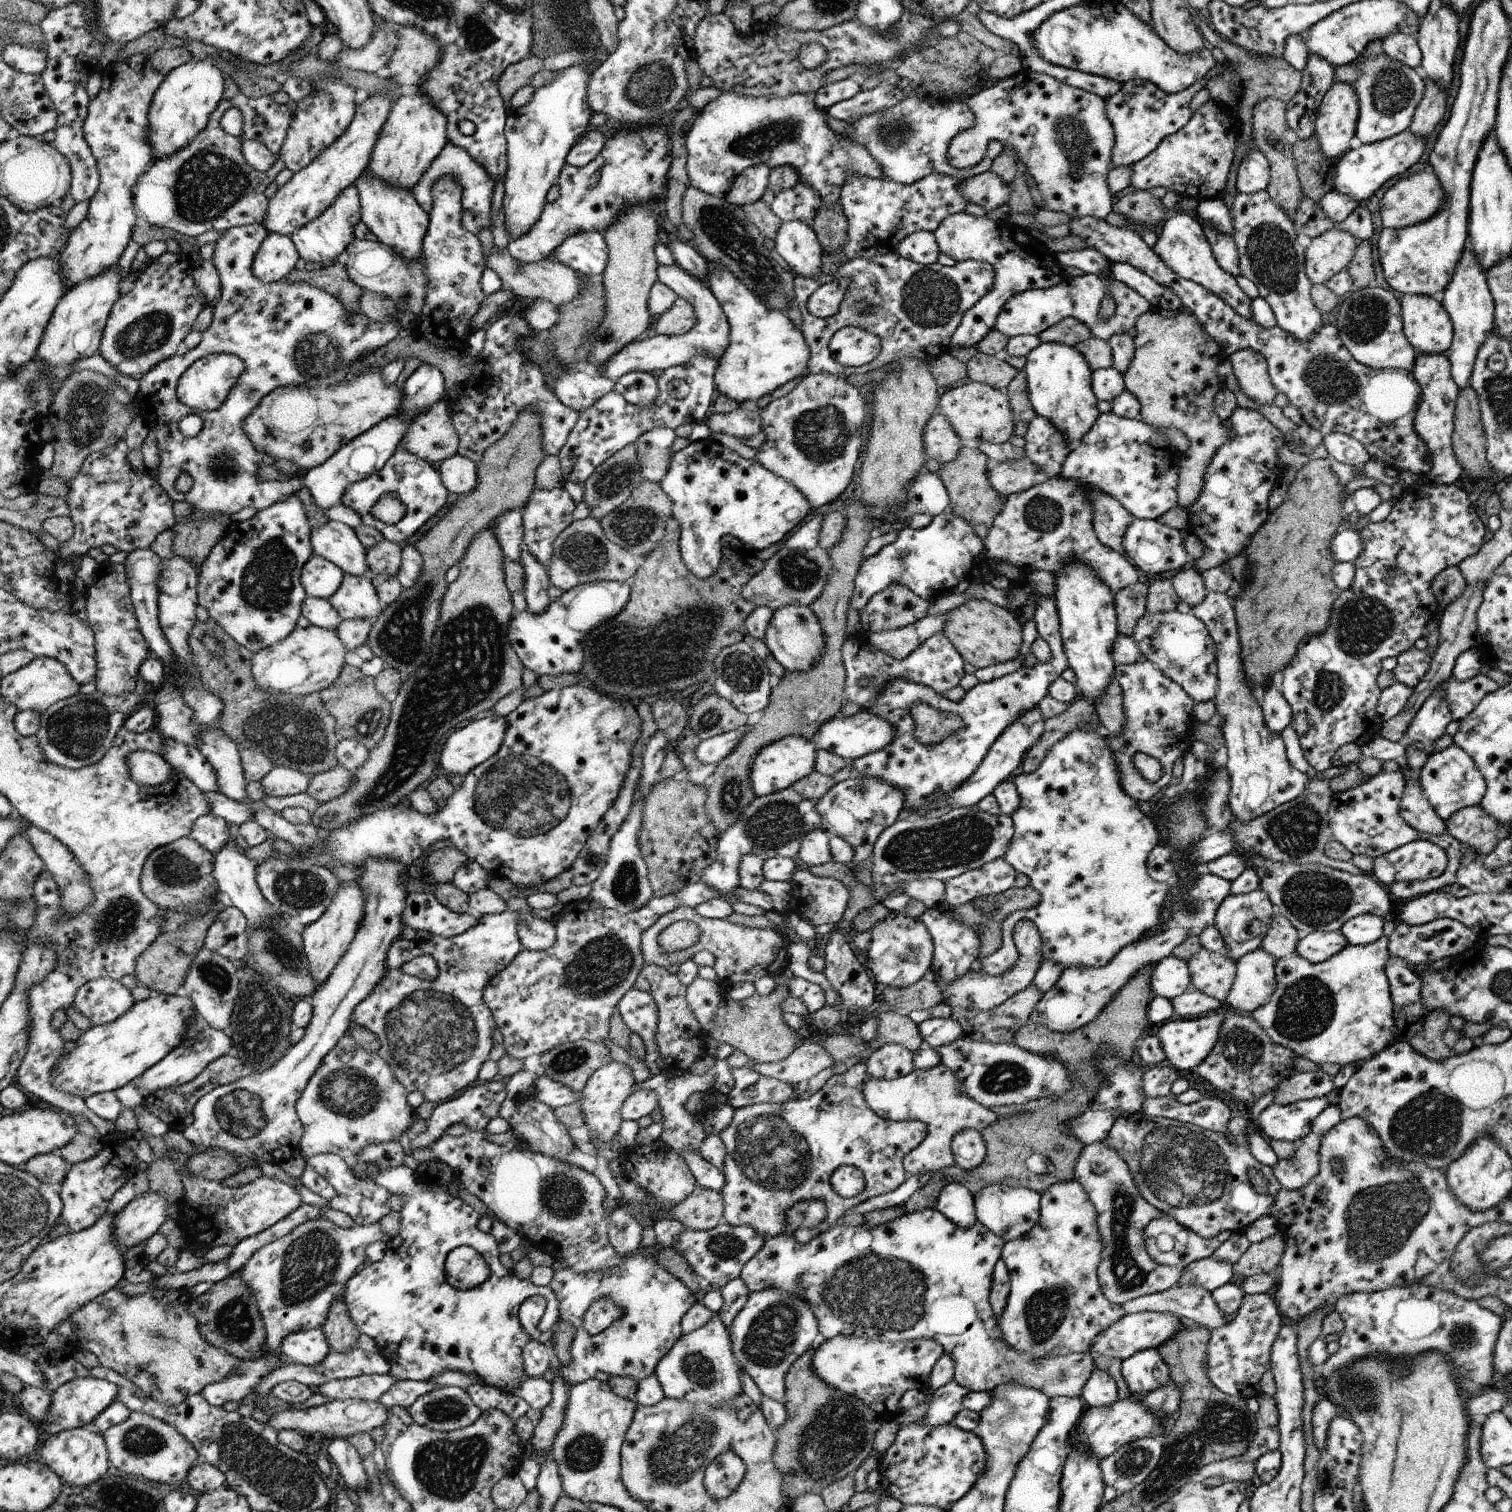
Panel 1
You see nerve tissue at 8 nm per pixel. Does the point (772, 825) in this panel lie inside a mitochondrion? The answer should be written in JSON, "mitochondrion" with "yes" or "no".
{"mitochondrion":"yes"}

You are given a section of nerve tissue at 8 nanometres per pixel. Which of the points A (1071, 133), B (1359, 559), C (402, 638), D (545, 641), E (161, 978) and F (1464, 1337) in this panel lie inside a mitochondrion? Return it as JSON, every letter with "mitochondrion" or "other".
{"A":"mitochondrion","B":"other","C":"mitochondrion","D":"mitochondrion","E":"other","F":"mitochondrion"}

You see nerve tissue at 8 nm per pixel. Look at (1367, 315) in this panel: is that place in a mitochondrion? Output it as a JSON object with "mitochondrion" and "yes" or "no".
{"mitochondrion":"yes"}

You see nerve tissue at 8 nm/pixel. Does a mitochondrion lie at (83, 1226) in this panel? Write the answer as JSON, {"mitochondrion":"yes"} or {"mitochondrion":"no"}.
{"mitochondrion":"no"}

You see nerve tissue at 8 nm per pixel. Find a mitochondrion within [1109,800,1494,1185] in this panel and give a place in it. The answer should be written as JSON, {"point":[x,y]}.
{"point":[1429,1126]}

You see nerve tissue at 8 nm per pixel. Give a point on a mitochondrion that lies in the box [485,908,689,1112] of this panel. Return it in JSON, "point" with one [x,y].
{"point":[599,966]}

